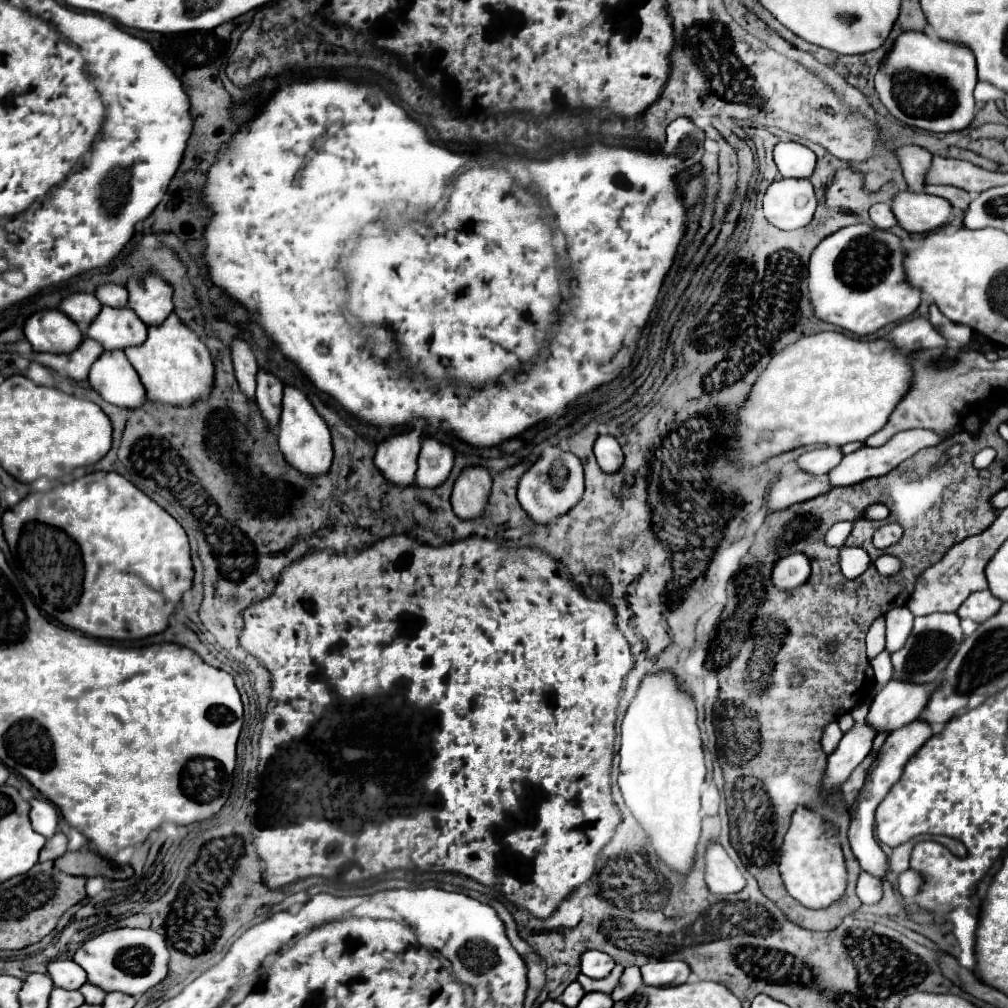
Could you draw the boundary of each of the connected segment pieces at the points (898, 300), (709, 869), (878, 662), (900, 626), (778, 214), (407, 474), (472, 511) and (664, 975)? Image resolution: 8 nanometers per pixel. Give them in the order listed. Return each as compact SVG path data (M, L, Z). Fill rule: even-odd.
M850 225L826 239L822 239L808 263L808 285L810 285L810 305L814 305L814 315L824 323L838 325L854 335L872 335L880 327L910 317L920 305L920 289L912 289L906 283L902 269L904 251L900 239L890 231L882 231L870 225Z
M718 841L710 843L706 851L706 885L714 895L730 895L746 887L744 875Z
M882 651L878 657L874 657L870 661L872 669L874 669L874 675L876 675L876 683L878 685L886 685L890 679L892 679L892 663L890 663L890 653L888 651Z
M907 606L896 607L888 611L886 620L886 649L894 653L896 649L901 649L908 639L912 628L914 616Z
M810 179L774 181L768 185L762 203L766 219L784 231L808 225L816 211L816 195Z
M414 425L412 429L396 433L392 437L386 437L378 445L374 463L388 481L400 487L408 487L414 481L420 443L422 443L420 425Z
M474 465L462 469L454 481L452 491L452 509L460 519L474 519L482 515L486 499L492 489L492 473L486 467Z
M652 961L640 967L646 985L682 985L690 975L684 961Z

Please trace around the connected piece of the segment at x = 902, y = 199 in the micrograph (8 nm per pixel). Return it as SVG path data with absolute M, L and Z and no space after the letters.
M904 191L894 195L892 213L908 233L928 233L946 225L952 205L936 195Z

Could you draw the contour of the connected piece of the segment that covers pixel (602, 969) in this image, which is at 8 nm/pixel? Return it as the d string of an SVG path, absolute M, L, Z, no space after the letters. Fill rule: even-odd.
M586 951L580 957L580 967L586 977L602 979L614 969L614 959L602 951Z

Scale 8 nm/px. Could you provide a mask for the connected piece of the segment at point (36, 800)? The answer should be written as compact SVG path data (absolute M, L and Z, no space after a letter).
M30 797L28 801L30 801L32 827L40 835L50 839L58 831L58 811L56 811L56 807L50 801L46 801L44 797Z

